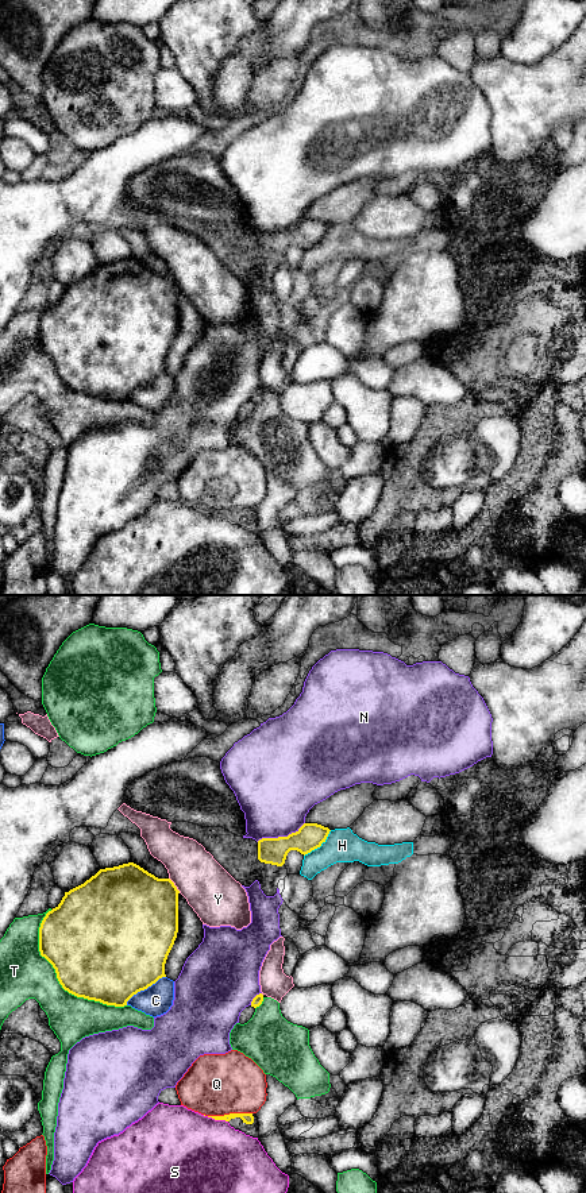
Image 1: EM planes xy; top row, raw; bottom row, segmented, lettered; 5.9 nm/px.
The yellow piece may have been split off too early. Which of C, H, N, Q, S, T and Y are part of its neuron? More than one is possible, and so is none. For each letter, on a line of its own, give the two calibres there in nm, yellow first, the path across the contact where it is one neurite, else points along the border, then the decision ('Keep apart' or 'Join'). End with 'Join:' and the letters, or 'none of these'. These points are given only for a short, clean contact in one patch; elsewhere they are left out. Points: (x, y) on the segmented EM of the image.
C: Thickness 500 nm (yellow) against 180 nm. Keep apart
H: Thickness 160 nm (yellow) against 200 nm. Boundary: xy (331, 830), (319, 846), (304, 856). Keep apart
N: Thickness 160 nm (yellow) against 440 nm. Keep apart
Q: Thickness 60 nm (yellow) against 360 nm. Keep apart
S: Thickness 60 nm (yellow) against 460 nm. Keep apart
T: Thickness 480 nm (yellow) against 300 nm. Keep apart
Y: Thickness 440 nm (yellow) against 300 nm. Keep apart
Join: none of these

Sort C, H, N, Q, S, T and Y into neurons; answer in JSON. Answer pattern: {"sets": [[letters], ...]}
{"sets": [["C"], ["H", "T"], ["N"], ["Q"], ["S"], ["Y"]]}

